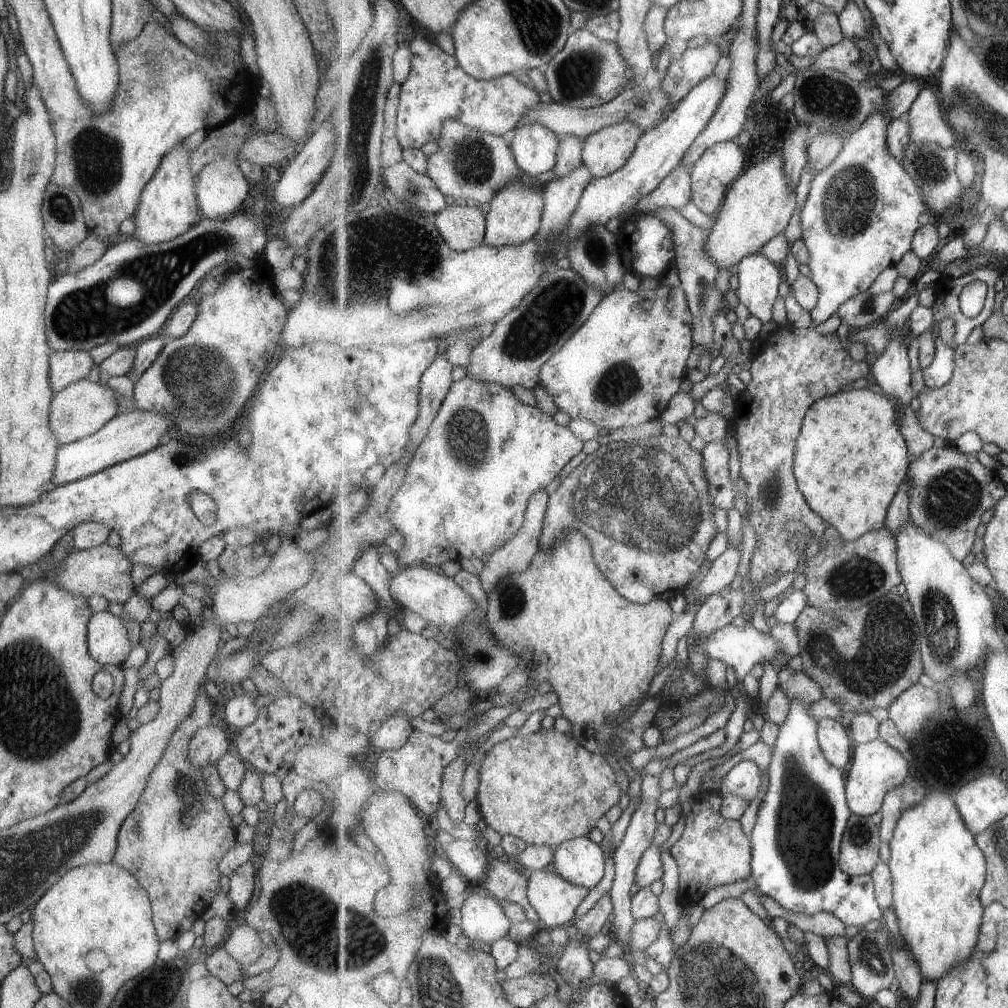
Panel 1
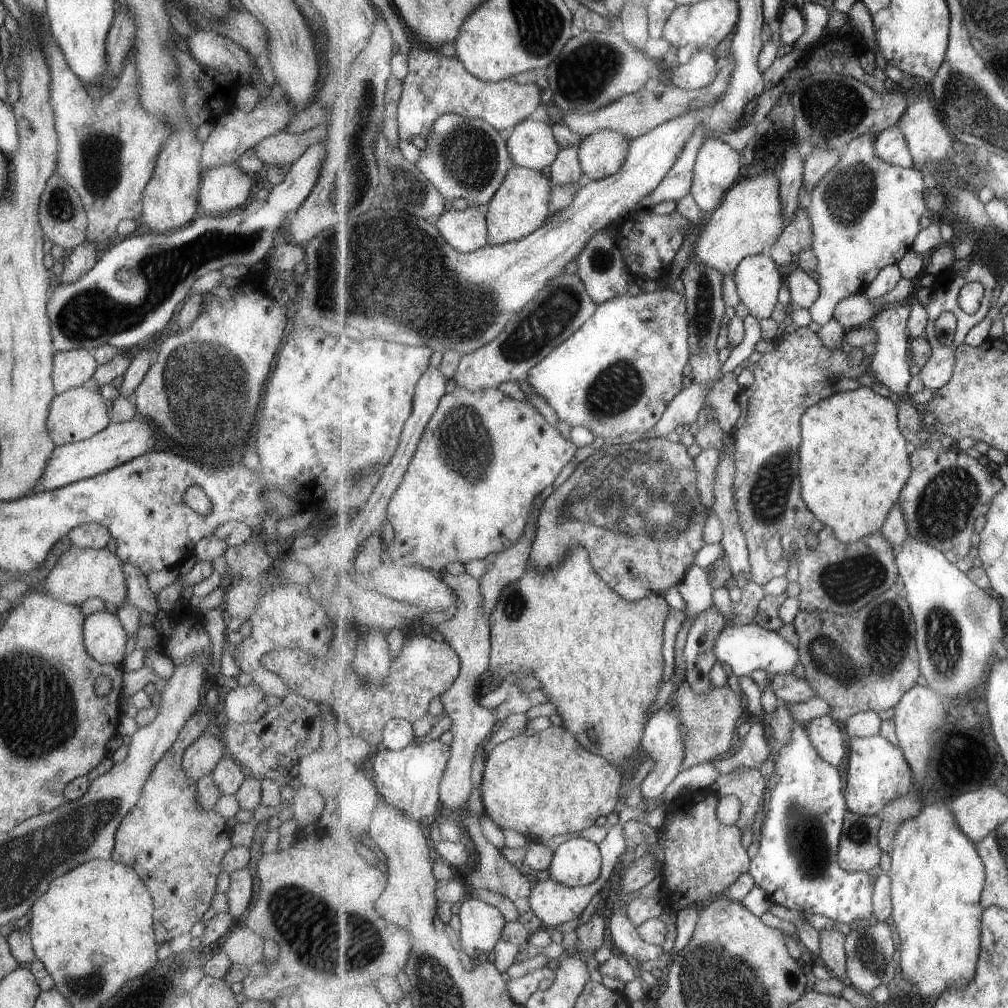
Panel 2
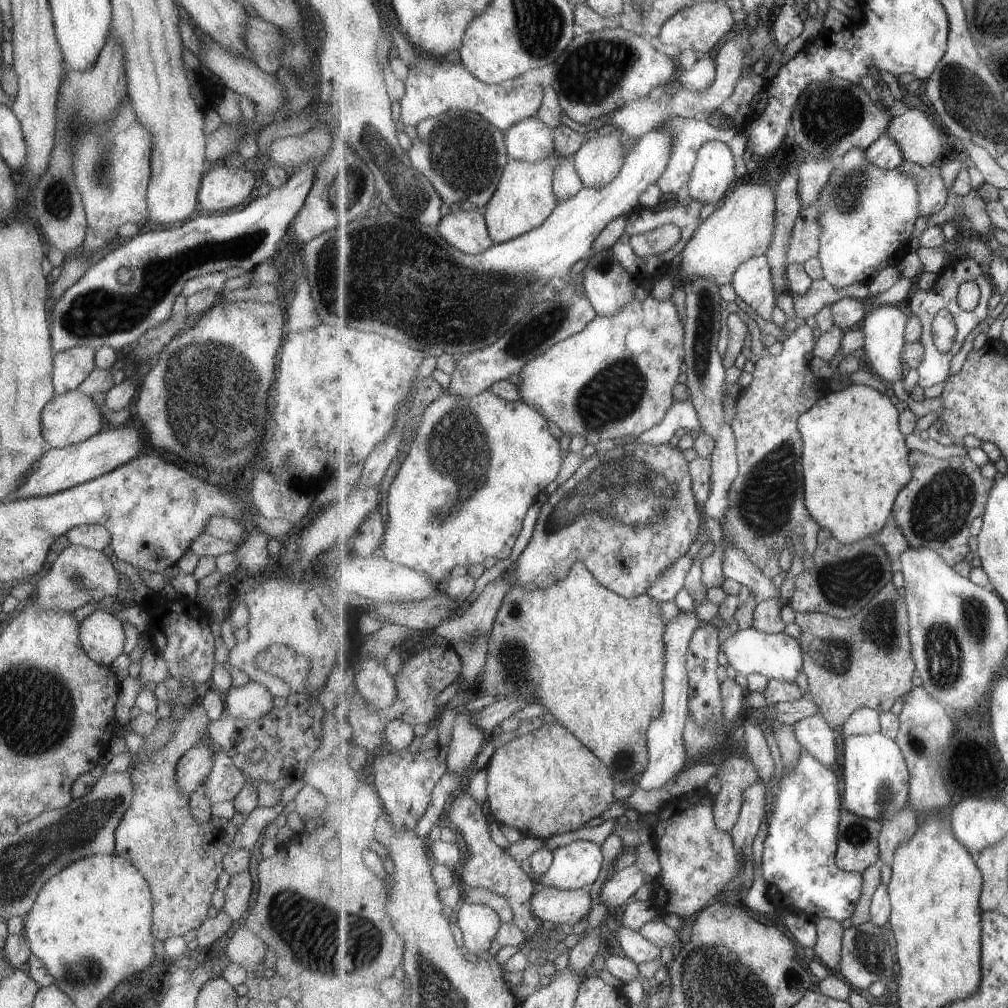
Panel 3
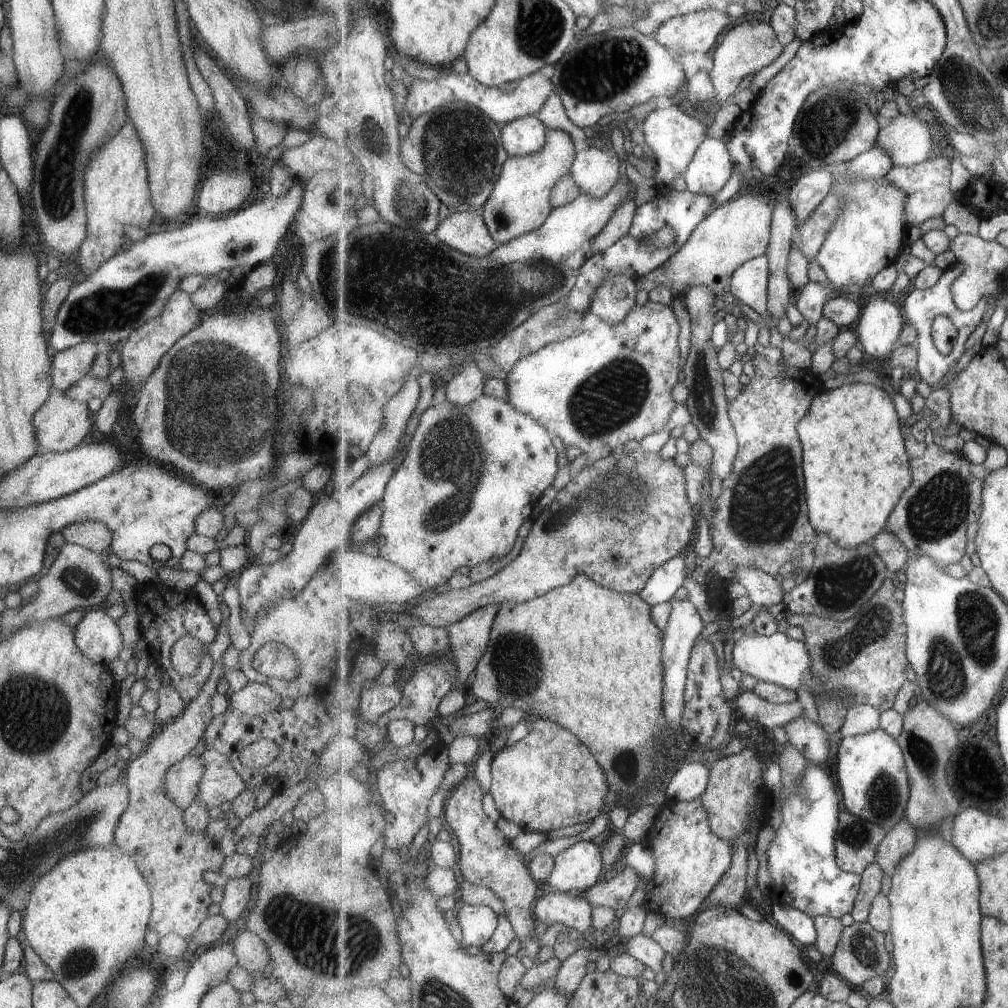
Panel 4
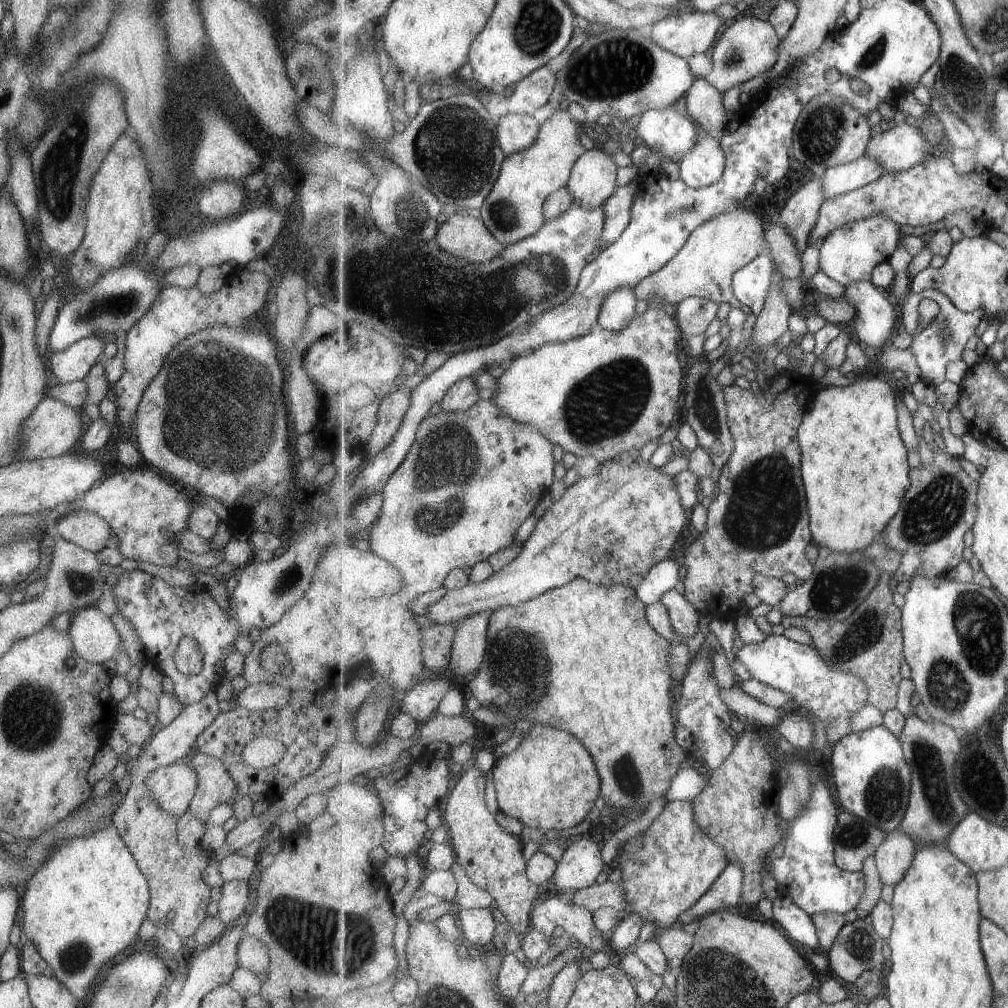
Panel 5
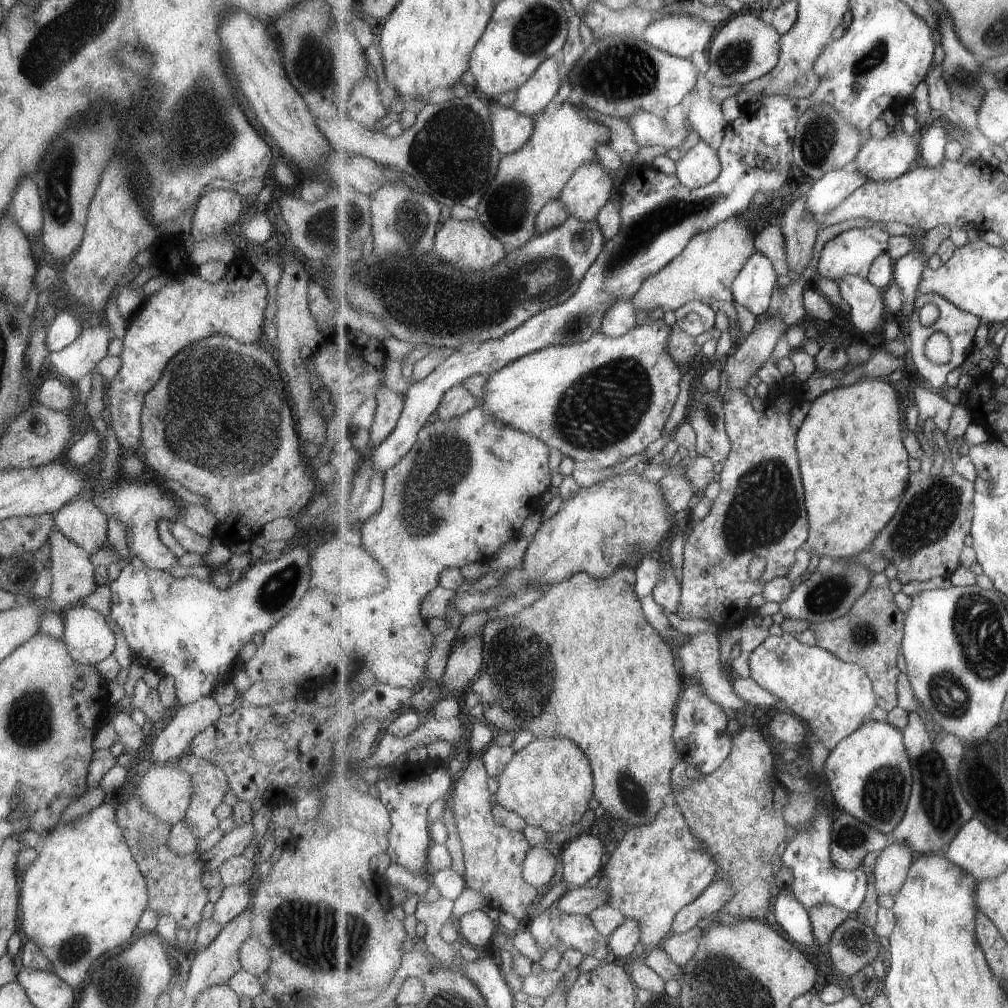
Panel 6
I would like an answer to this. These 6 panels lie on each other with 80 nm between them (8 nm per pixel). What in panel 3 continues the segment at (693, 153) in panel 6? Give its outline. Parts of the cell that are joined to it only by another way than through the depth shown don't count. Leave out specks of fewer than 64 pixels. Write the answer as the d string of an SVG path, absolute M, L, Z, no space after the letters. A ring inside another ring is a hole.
M707 141L699 150L690 179L686 186L695 200L723 202L725 190L735 178L735 156L723 141Z

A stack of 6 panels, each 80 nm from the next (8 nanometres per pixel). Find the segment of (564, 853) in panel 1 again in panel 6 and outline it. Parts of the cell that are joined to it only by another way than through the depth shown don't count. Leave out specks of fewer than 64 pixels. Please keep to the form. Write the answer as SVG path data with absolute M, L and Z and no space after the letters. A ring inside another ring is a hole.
M588 831L571 840L562 854L562 880L568 883L568 890L585 886L589 878L603 874L604 855L603 842Z

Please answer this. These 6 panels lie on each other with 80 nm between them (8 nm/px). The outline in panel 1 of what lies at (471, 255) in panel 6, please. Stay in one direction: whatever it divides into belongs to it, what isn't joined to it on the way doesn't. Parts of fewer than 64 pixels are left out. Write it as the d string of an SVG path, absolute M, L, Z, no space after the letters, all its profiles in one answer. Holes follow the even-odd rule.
M449 205L436 216L434 223L456 251L465 252L484 244L488 226L479 205Z

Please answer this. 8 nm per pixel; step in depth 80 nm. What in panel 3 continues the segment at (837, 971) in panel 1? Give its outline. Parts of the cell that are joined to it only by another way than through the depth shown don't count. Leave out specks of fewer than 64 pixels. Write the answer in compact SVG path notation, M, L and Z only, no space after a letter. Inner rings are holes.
M825 917L816 920L818 928L818 941L813 947L816 956L822 959L830 969L840 972L842 957L842 940L844 929L838 920Z

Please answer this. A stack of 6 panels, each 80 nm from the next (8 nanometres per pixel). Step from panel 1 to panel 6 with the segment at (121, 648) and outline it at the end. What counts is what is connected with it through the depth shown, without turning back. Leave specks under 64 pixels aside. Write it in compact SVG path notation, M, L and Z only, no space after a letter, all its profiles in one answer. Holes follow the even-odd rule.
M82 602L63 610L62 617L62 641L74 661L94 665L111 655L115 636L107 618Z

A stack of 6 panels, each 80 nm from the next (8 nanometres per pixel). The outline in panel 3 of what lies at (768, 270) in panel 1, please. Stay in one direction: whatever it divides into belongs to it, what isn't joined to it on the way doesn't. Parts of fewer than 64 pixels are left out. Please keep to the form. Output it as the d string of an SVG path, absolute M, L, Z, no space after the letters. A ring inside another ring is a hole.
M766 254L750 258L741 264L731 285L736 294L752 308L751 310L761 318L771 321L778 294L775 274Z

